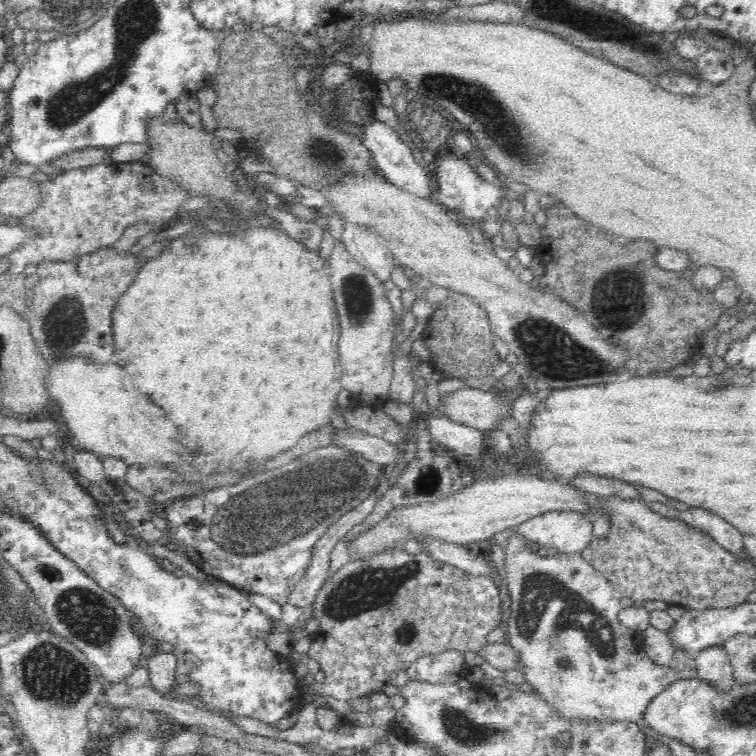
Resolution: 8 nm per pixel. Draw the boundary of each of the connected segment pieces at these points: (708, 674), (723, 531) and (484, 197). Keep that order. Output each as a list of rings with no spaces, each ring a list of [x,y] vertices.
[[[722,645],[699,651],[696,656],[697,678],[703,680],[716,694],[728,694],[736,686],[731,664]]]
[[[688,508],[686,512],[678,513],[686,522],[694,524],[710,535],[727,550],[734,553],[744,552],[744,546],[740,542],[740,530],[732,526],[724,516],[708,510],[708,508]]]
[[[458,152],[450,153],[438,160],[438,190],[435,191],[434,201],[451,212],[466,212],[466,216],[486,216],[490,208],[498,208],[498,204],[502,204],[502,188],[480,178],[466,160],[467,158]]]

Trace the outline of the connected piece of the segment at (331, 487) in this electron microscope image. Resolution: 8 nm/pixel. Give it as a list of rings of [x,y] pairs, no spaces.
[[[332,442],[314,448],[280,468],[268,468],[266,472],[248,476],[236,484],[216,487],[208,494],[178,498],[160,512],[168,520],[167,534],[171,534],[172,540],[186,549],[189,560],[206,574],[228,582],[245,594],[260,594],[280,606],[286,606],[292,589],[311,561],[319,538],[344,514],[374,499],[376,488],[383,484],[380,480],[382,467],[364,455],[350,451],[346,444]]]

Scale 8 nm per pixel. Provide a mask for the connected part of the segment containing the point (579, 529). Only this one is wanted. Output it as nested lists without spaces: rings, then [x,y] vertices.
[[[562,509],[542,513],[517,528],[531,540],[554,547],[558,554],[582,553],[593,539],[592,519],[584,511]]]

